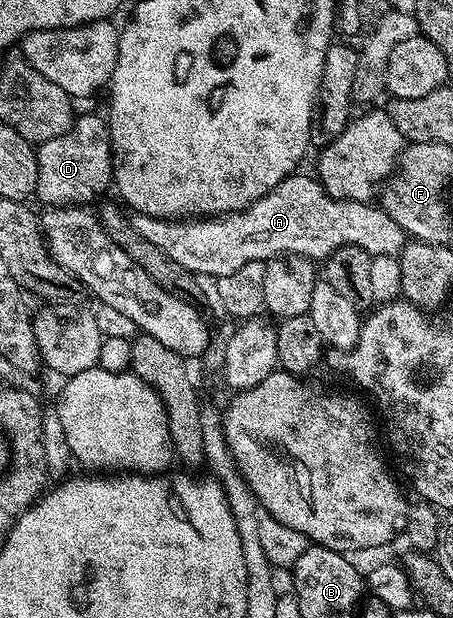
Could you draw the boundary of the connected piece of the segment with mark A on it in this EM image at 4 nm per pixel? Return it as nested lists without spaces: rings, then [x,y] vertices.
[[[301,174],[287,176],[250,207],[230,211],[228,215],[176,220],[137,213],[131,222],[143,241],[151,241],[171,261],[198,277],[213,275],[214,280],[243,269],[251,261],[265,263],[279,255],[301,255],[305,259],[324,261],[341,247],[358,247],[371,257],[400,255],[407,242],[406,233],[380,206],[331,197],[312,174]]]

